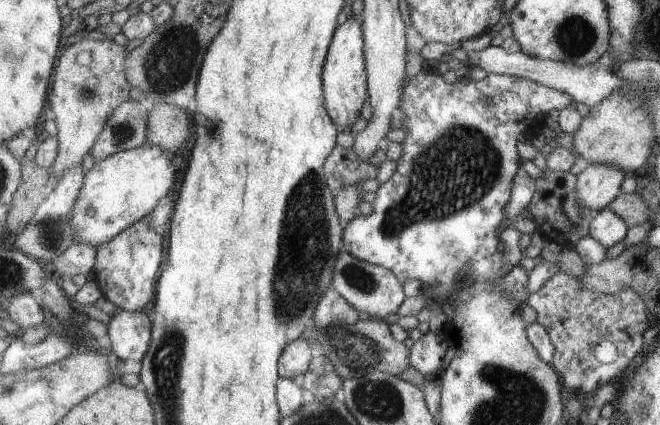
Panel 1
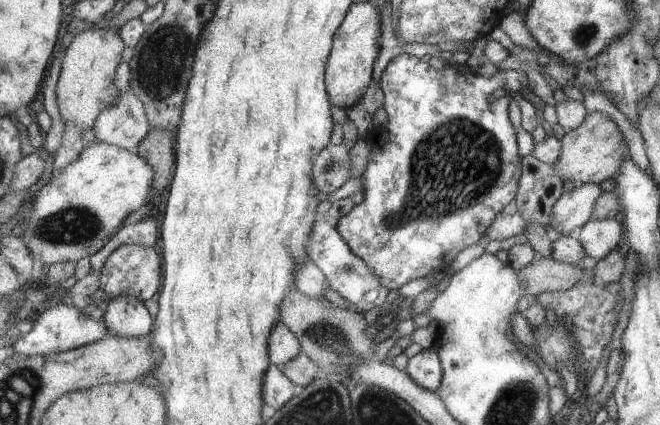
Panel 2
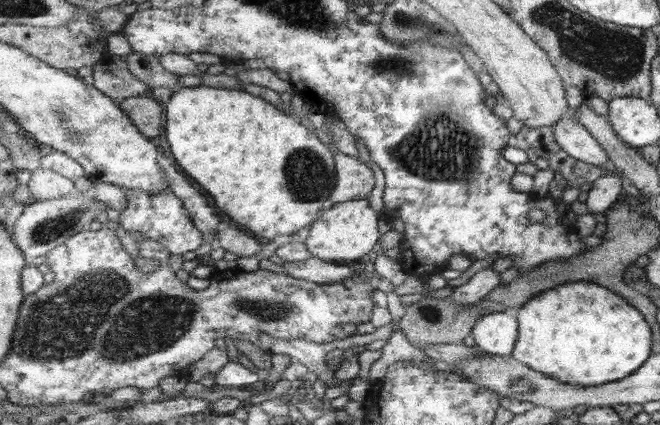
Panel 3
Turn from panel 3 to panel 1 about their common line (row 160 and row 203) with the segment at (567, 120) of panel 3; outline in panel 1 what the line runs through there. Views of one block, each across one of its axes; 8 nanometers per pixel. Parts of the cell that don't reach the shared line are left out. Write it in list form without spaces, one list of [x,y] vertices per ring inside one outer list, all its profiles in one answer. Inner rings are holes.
[[[611,164],[589,165],[578,175],[577,200],[597,213],[608,209],[610,203],[622,194],[621,186],[627,176],[625,170]]]

